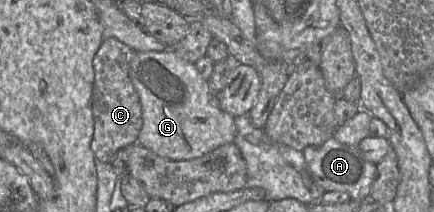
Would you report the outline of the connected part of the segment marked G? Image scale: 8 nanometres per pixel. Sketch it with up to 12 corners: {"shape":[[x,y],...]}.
{"shape":[[172,49],[135,51],[137,144],[163,158],[234,142],[235,117]]}

